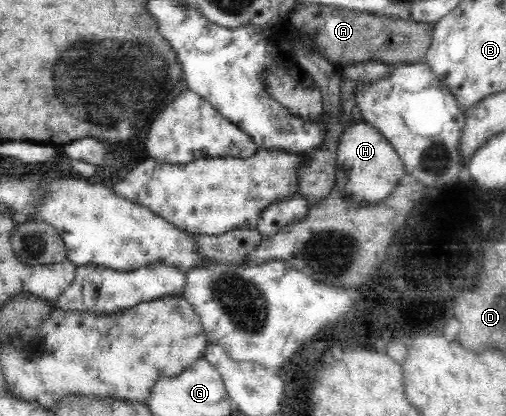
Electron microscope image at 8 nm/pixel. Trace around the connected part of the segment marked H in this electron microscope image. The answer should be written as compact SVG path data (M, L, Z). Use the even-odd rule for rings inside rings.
M364 120L354 122L344 128L336 151L335 185L348 198L358 202L379 202L396 189L405 167L398 152L380 131Z

